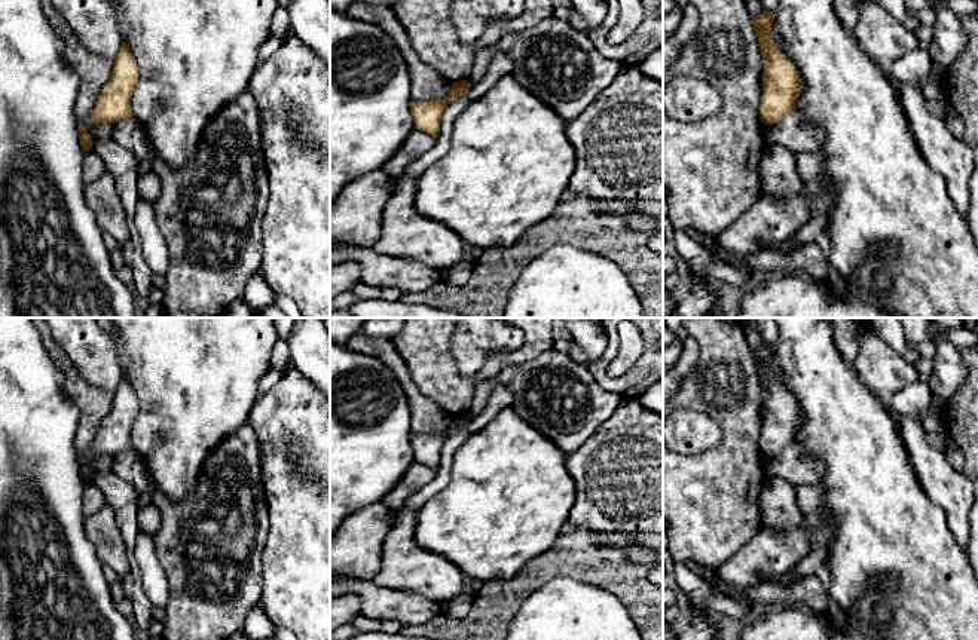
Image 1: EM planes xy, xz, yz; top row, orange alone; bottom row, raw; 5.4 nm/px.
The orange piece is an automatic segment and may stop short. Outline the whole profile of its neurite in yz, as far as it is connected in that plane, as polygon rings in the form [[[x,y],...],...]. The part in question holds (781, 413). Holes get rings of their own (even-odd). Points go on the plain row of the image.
[[[773,345],[751,349],[761,389],[765,392],[762,405],[762,429],[760,432],[760,451],[773,457],[789,445],[797,444],[797,434],[804,422],[797,399],[783,388],[771,367]]]

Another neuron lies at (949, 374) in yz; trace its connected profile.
[[[933,318],[941,328],[941,337],[932,340],[935,346],[933,371],[930,374],[930,391],[938,402],[938,414],[942,417],[947,404],[959,392],[965,383],[968,370],[962,358],[960,349],[945,339],[950,330],[962,328],[966,318]]]

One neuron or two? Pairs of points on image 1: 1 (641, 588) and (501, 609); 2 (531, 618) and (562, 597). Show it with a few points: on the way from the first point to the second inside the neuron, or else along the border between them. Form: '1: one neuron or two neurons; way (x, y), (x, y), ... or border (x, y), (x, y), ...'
1: one neuron; way (605, 567), (546, 566), (535, 573)
2: one neuron; way (538, 618), (555, 605)

